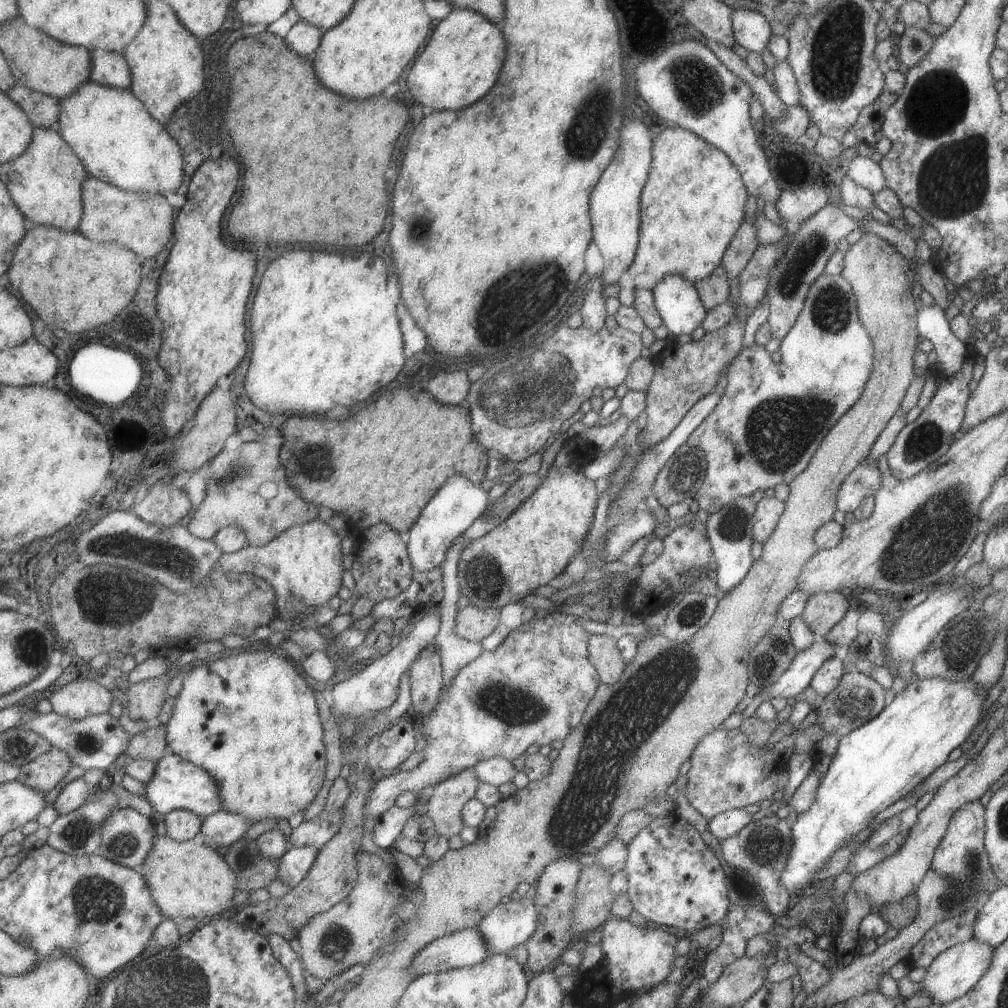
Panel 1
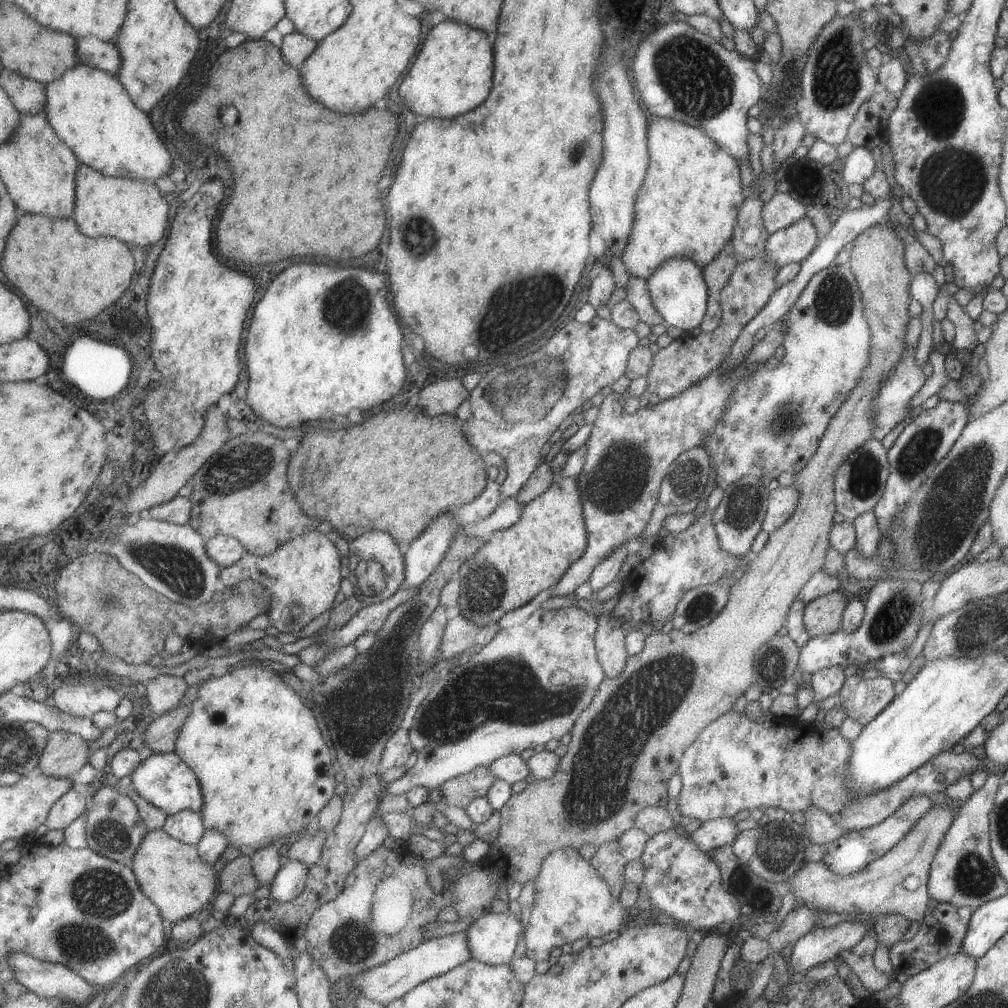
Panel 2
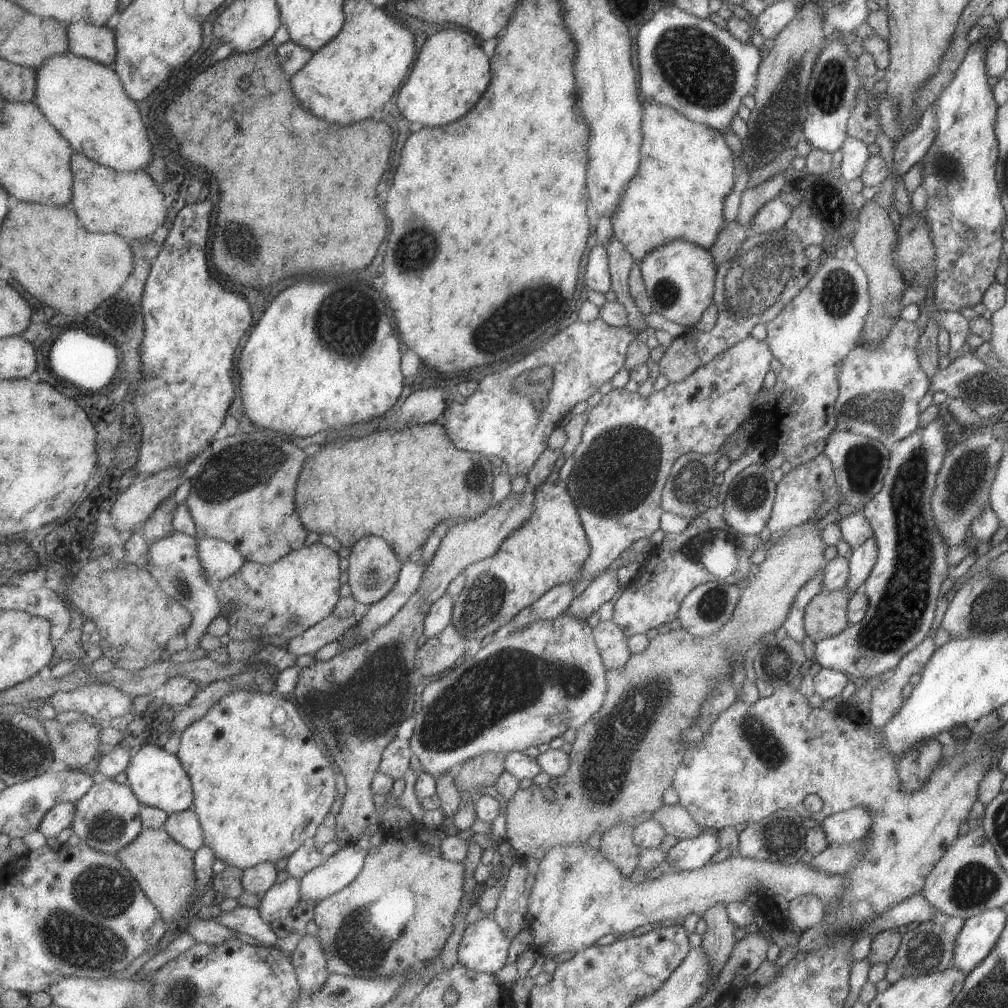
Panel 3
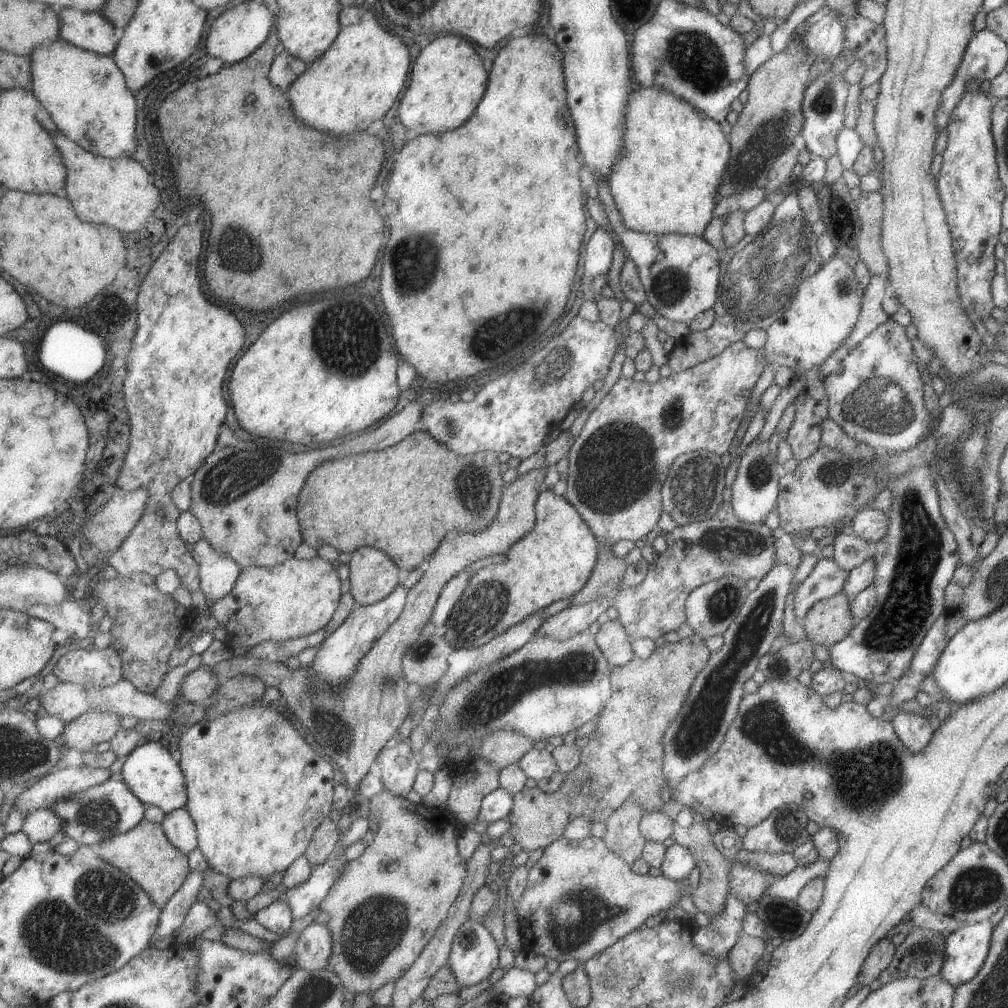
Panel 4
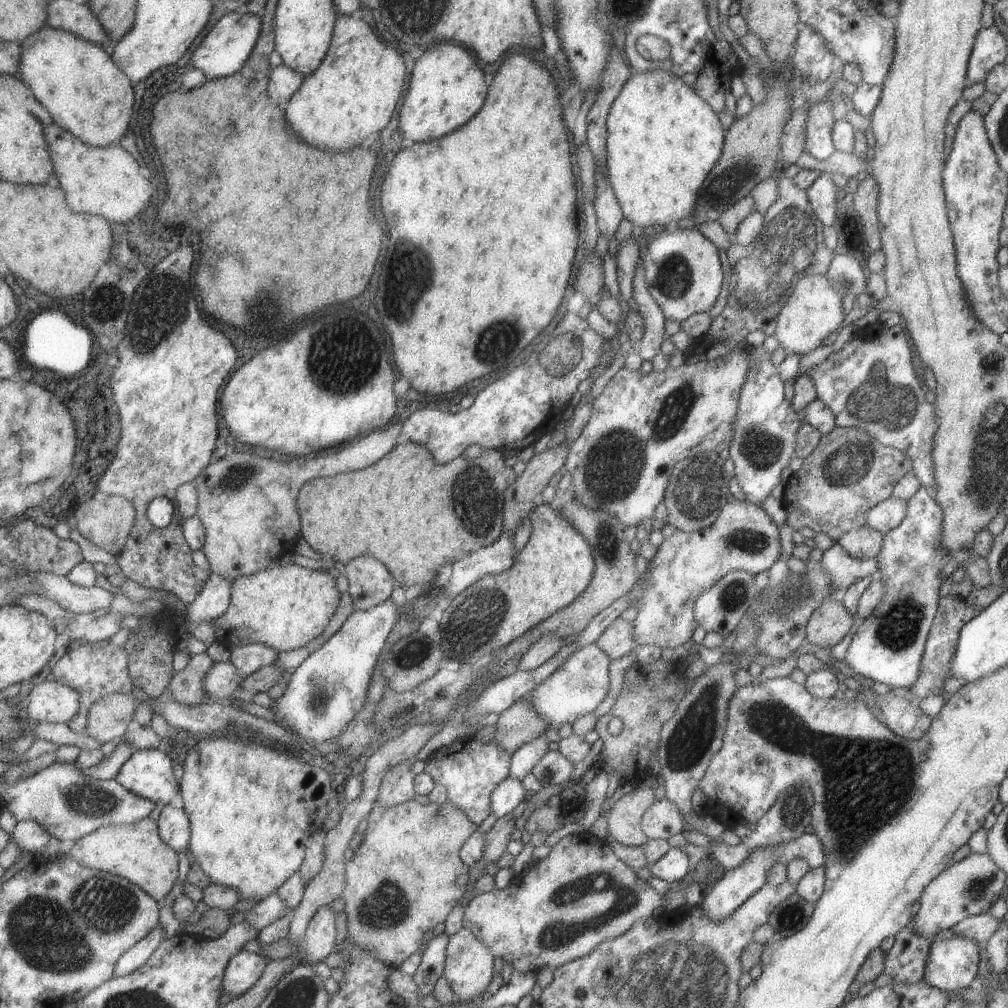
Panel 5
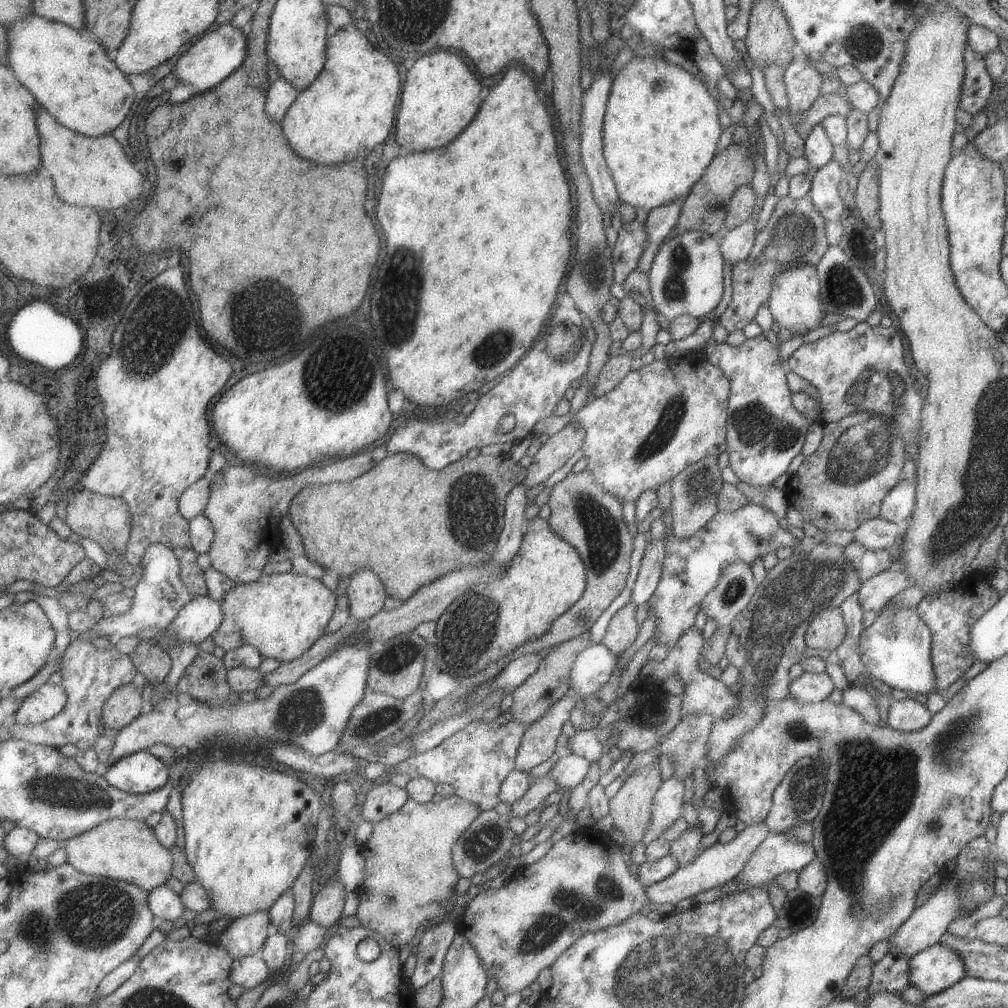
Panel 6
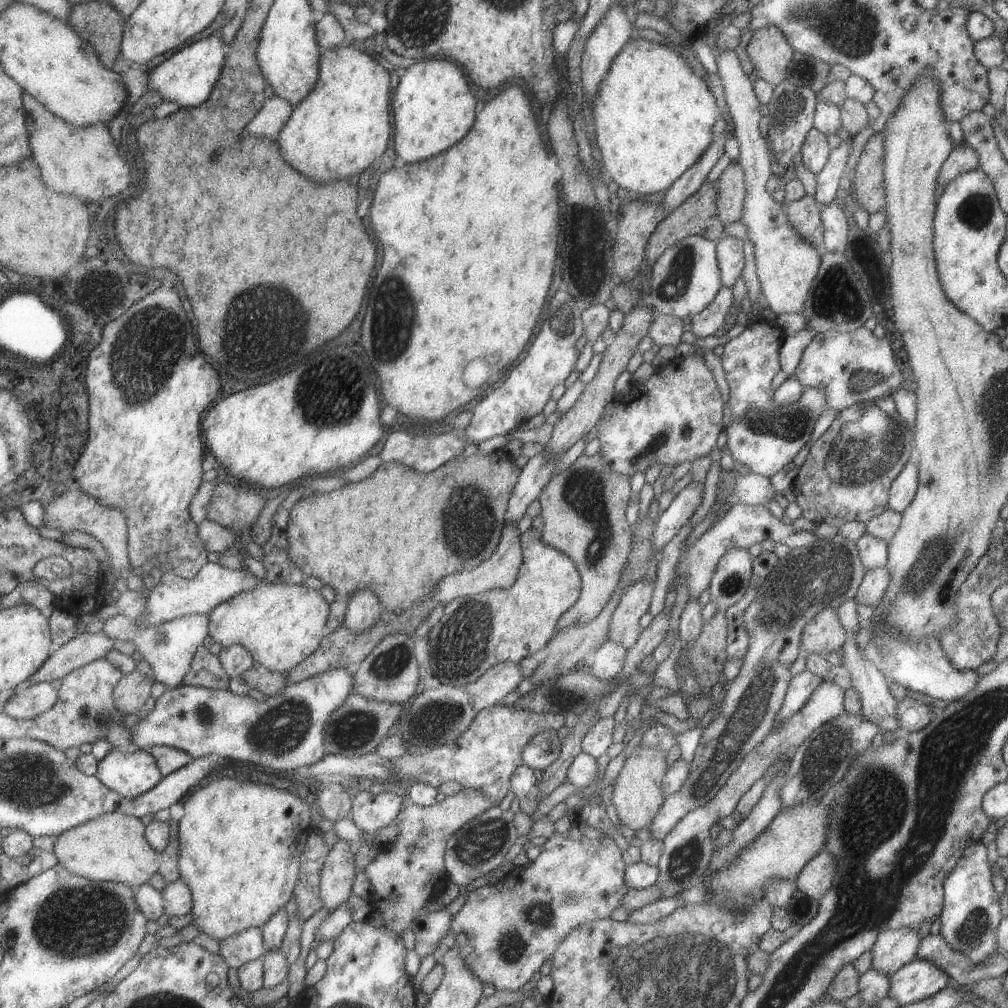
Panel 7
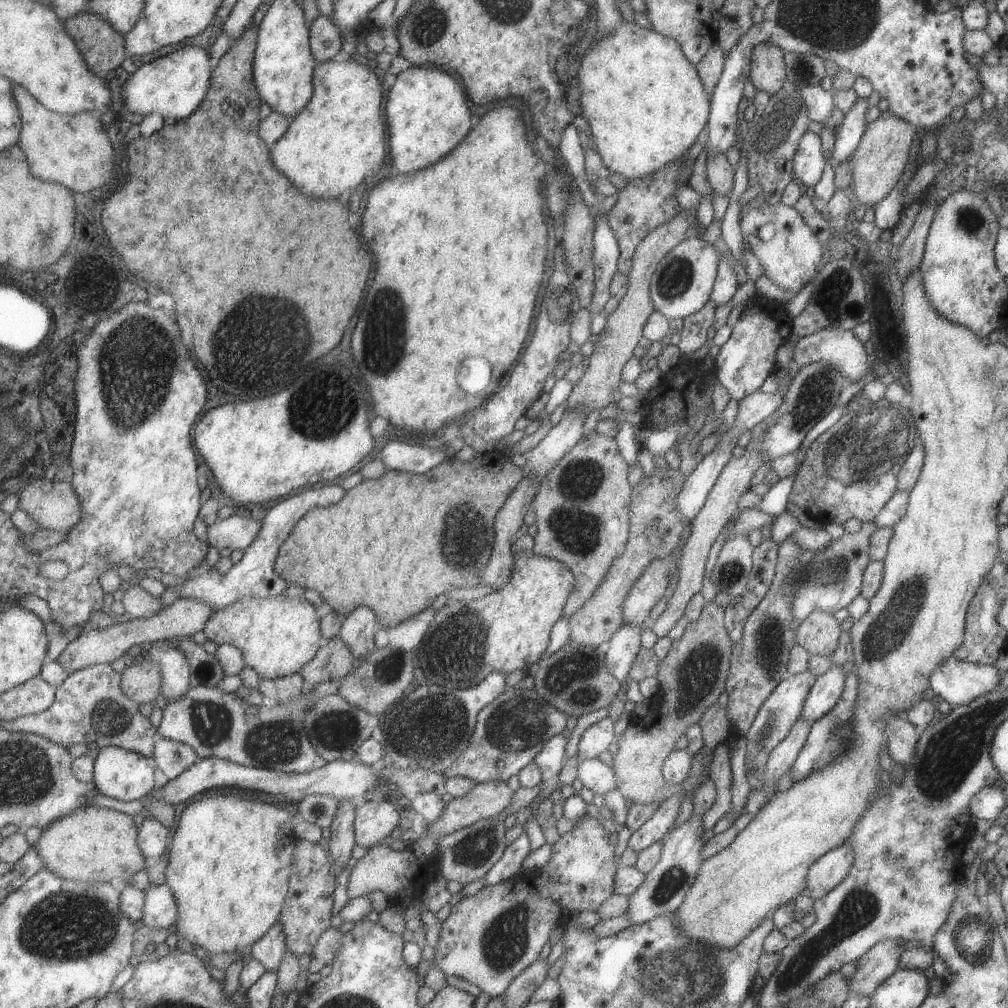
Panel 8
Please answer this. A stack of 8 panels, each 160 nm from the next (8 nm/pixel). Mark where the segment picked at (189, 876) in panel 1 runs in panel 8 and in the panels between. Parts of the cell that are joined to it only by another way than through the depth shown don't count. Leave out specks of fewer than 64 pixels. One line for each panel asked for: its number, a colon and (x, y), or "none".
2: (172, 873)
3: (166, 870)
4: (145, 853)
5: (136, 851)
6: (124, 849)
7: (113, 847)
8: (92, 844)

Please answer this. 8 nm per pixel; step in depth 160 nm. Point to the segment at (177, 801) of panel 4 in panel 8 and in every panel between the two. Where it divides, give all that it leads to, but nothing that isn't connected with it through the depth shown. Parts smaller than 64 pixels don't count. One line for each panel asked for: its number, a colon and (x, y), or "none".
5: (149, 773)
6: (141, 772)
7: (131, 774)
8: (125, 775)

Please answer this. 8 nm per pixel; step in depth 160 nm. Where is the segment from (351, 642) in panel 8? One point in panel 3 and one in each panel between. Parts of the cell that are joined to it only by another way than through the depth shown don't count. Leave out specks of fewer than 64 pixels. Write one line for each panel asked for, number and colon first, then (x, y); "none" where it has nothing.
3: (373, 568)
4: (372, 576)
5: (369, 583)
6: (365, 592)
7: (362, 611)

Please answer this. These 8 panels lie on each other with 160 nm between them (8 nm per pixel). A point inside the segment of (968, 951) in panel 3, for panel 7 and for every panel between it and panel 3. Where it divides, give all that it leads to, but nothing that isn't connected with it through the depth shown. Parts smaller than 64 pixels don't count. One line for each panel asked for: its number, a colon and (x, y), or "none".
4: (964, 951)
5: (951, 964)
6: (933, 969)
7: (918, 979)

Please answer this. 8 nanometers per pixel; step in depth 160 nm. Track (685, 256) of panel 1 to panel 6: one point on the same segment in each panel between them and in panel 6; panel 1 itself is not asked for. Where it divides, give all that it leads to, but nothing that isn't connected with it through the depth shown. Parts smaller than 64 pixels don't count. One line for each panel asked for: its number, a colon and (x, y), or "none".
2: (687, 203)
3: (686, 170)
4: (664, 180)
5: (662, 138)
6: (659, 130)

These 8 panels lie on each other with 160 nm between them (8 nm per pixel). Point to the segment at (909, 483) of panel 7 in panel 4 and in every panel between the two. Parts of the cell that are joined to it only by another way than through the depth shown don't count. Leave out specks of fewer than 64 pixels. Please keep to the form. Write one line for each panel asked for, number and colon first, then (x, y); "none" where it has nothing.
4: (870, 524)
5: (886, 515)
6: (897, 505)

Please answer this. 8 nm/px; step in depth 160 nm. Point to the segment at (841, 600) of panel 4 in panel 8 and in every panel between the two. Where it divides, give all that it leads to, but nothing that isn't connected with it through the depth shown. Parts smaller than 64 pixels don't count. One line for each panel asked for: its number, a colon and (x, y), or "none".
5: (829, 622)
6: (826, 630)
7: (823, 633)
8: (817, 633)

